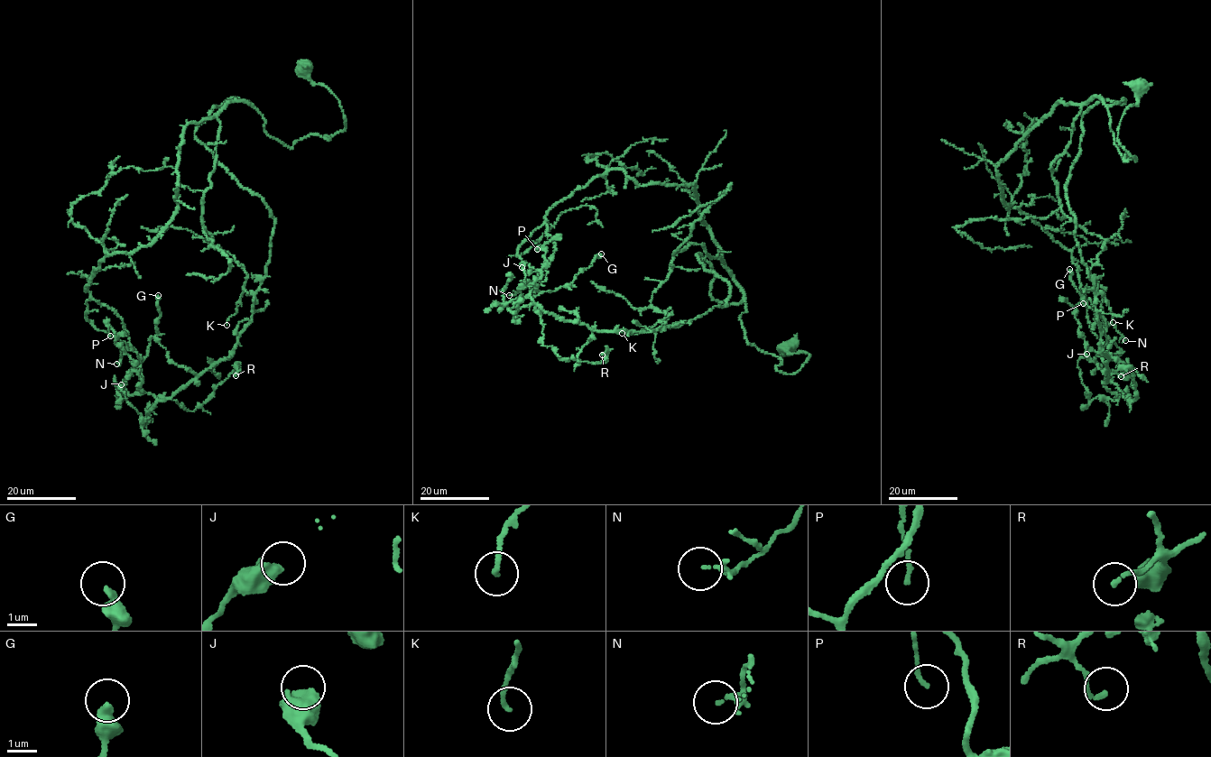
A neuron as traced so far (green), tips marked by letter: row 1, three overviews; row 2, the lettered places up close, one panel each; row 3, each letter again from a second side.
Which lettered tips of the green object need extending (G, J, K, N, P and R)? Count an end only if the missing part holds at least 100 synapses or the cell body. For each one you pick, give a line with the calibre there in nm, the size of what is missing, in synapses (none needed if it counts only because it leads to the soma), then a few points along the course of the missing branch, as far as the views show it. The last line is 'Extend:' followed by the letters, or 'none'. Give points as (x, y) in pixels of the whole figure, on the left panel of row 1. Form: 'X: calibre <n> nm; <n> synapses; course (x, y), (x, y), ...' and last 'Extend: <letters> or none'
Extend: none

